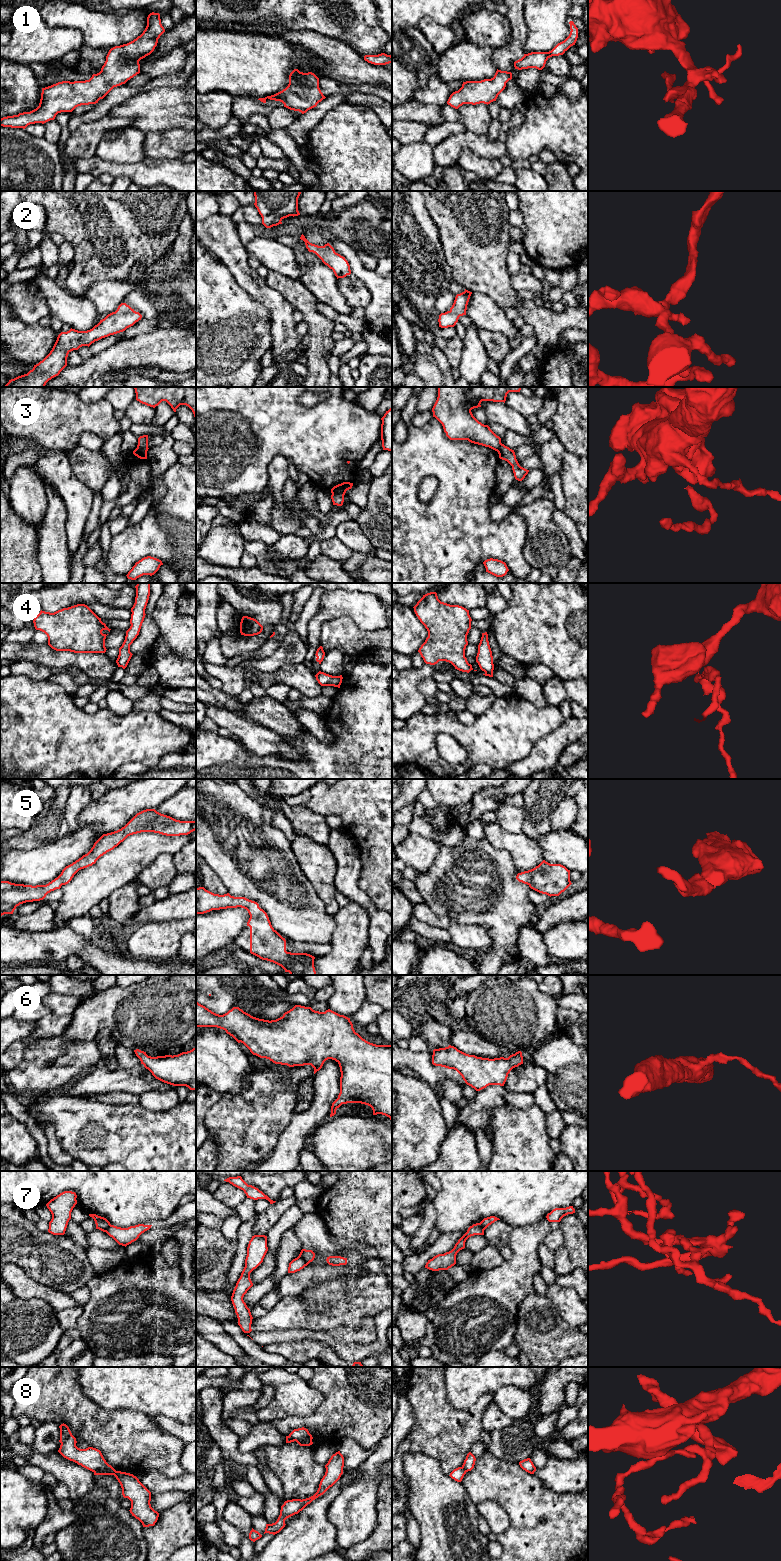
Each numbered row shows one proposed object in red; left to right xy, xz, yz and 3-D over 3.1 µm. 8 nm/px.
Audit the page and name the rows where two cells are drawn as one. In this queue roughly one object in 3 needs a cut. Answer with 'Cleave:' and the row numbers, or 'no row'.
Cleave: 3, 4, 7, 8

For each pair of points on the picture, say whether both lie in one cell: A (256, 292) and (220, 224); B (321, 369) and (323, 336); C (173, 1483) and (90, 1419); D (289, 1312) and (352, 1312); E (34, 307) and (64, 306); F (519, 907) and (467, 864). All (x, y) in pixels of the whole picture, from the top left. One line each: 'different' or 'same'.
A: same
B: same
C: different
D: same
E: different
F: same

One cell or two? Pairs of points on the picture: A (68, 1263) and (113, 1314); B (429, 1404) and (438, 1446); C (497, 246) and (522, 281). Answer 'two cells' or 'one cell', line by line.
A: two cells
B: one cell
C: two cells

